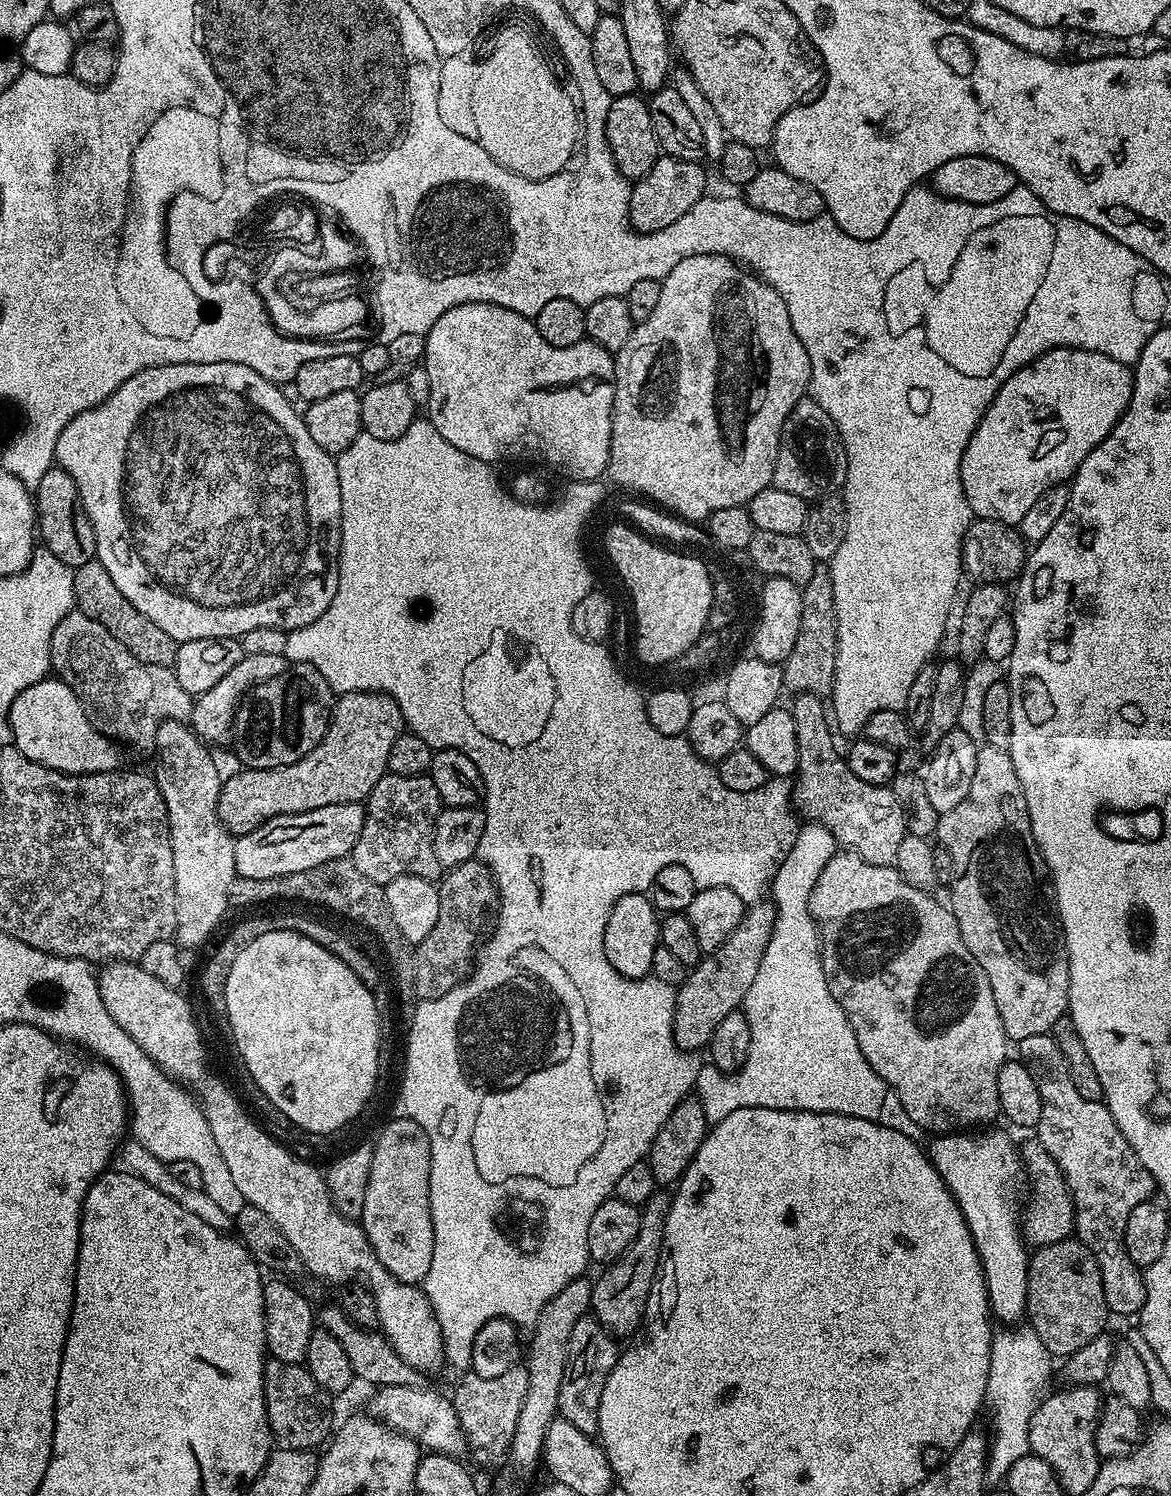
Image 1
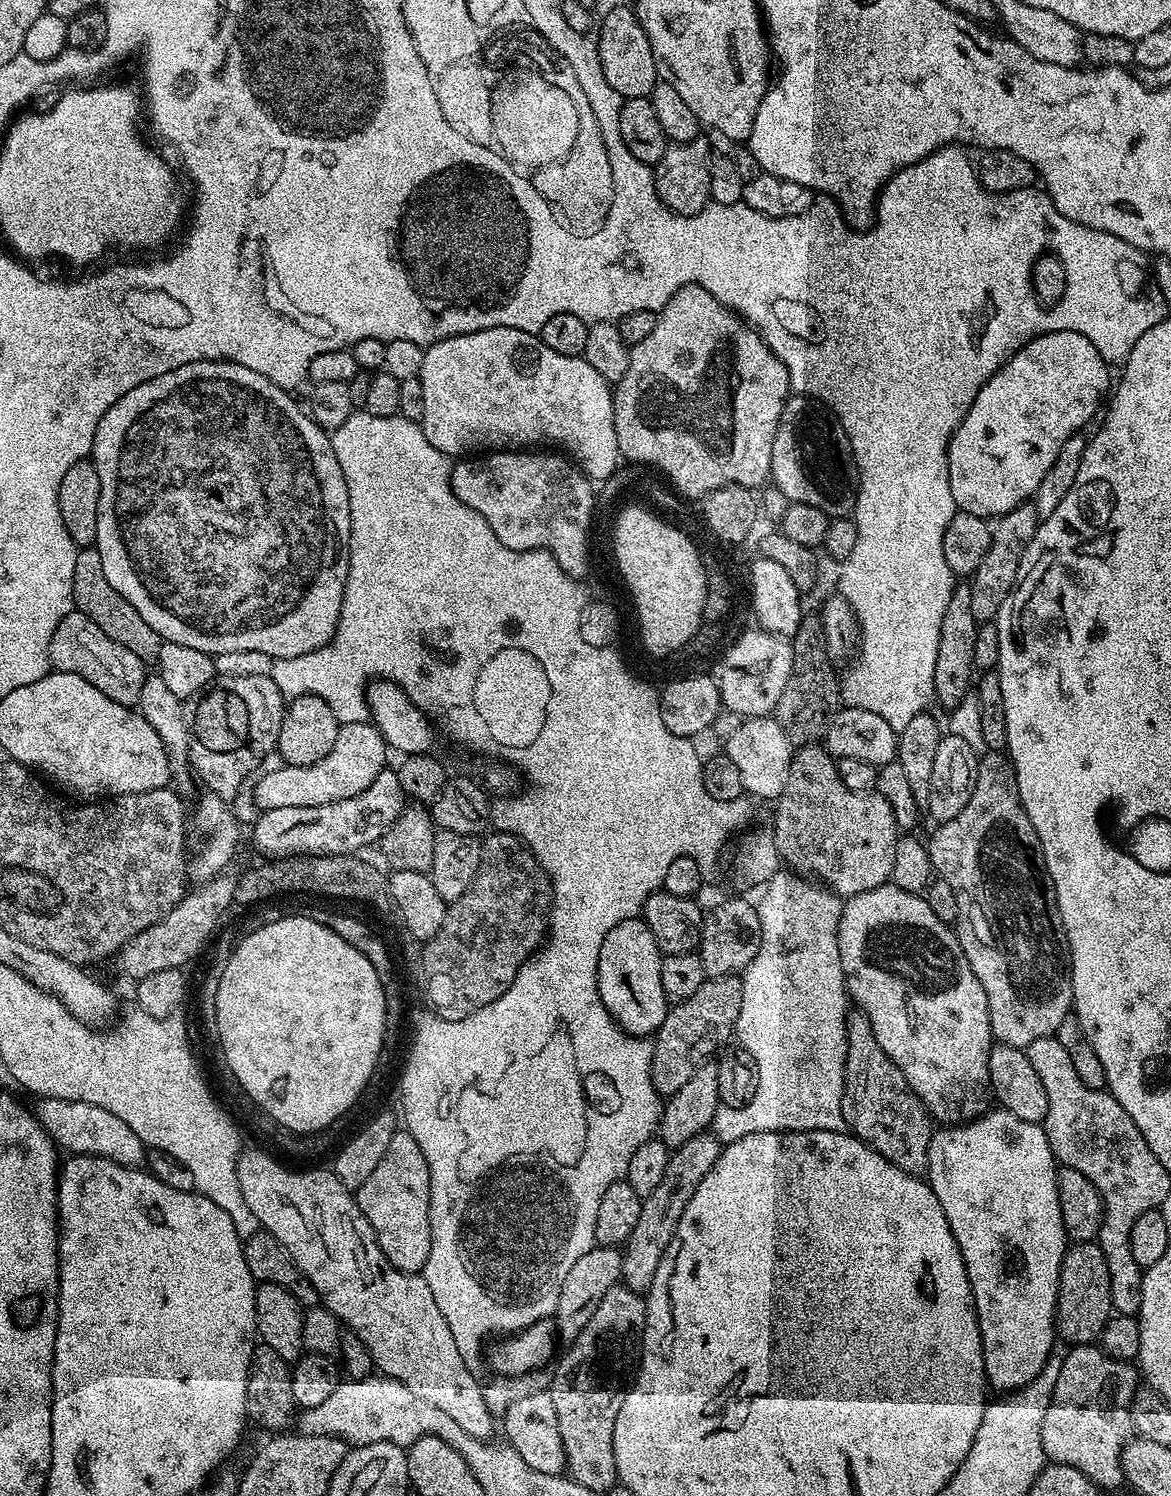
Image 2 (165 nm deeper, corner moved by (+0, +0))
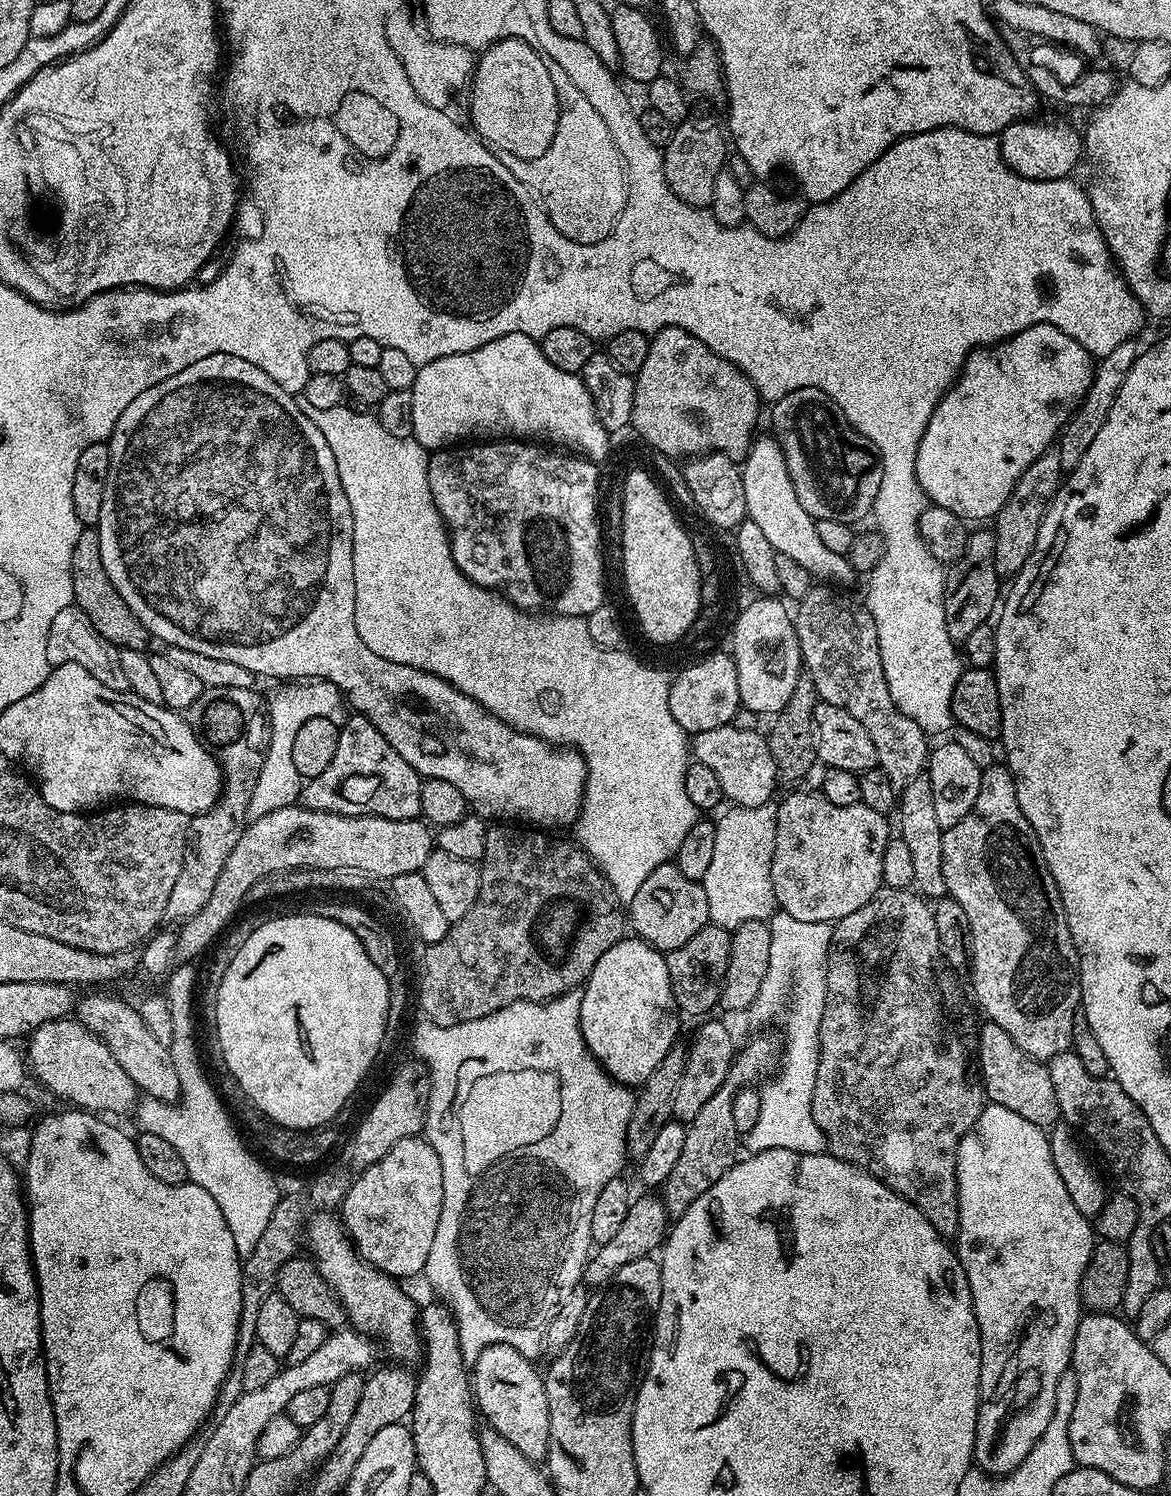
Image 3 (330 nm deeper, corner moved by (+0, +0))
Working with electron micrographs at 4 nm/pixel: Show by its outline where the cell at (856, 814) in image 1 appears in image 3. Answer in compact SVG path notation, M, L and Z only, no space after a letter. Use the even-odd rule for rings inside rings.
M819 790L813 792L792 792L784 801L779 801L777 812L777 834L774 837L773 862L770 864L770 878L773 880L774 898L779 911L790 914L790 918L798 918L798 922L822 922L832 924L837 920L846 918L846 914L854 914L854 910L862 910L870 898L880 891L884 879L882 878L882 854L886 854L886 846L890 839L888 833L889 817L878 810L870 810L870 806L859 803L854 806L834 806Z

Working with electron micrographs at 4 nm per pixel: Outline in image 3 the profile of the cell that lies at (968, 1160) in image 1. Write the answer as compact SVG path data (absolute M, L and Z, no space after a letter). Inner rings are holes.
M988 1102L956 1151L958 1231L954 1251L970 1282L982 1342L974 1464L993 1478L1009 1476L1030 1454L1034 1438L1050 1426L1058 1378L1072 1363L1074 1334L1082 1315L1080 1283L1094 1247L1093 1225L1070 1202L1070 1194L1054 1170L1048 1138L1049 1133L1034 1122Z

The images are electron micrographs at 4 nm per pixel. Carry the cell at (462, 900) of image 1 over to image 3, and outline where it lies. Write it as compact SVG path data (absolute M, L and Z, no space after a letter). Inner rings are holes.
M496 822L489 827L486 834L486 854L480 869L480 885L476 904L460 920L449 927L446 938L442 942L434 942L424 949L423 972L420 975L421 984L418 995L419 1011L425 1012L431 1023L449 1028L474 1018L482 1018L491 1012L497 1012L502 1006L513 1004L519 1000L551 1000L554 996L561 996L564 992L579 989L587 981L589 974L594 970L598 958L610 950L610 946L617 944L626 936L626 912L622 909L622 901L616 897L616 892L610 882L604 879L599 868L592 863L588 853L579 844L571 839L559 840L556 834L549 834L544 830L537 830L532 826L517 826L512 822Z

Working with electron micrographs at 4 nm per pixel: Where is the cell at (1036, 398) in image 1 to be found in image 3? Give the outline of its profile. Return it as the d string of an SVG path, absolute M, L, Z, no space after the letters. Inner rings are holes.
M1035 324L999 344L973 348L960 375L938 402L918 442L916 477L935 507L950 510L965 522L991 521L1002 510L1018 478L1043 452L1057 443L1064 424L1092 385L1094 358L1070 334L1052 324Z

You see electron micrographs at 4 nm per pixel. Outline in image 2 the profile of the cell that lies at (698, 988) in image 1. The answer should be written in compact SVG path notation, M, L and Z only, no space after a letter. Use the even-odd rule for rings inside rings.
M739 975L706 978L690 998L669 1007L652 1044L652 1085L661 1097L667 1098L682 1090L690 1074L711 1061L729 1043L727 1040L733 1039L738 1010L742 1010L742 979Z

